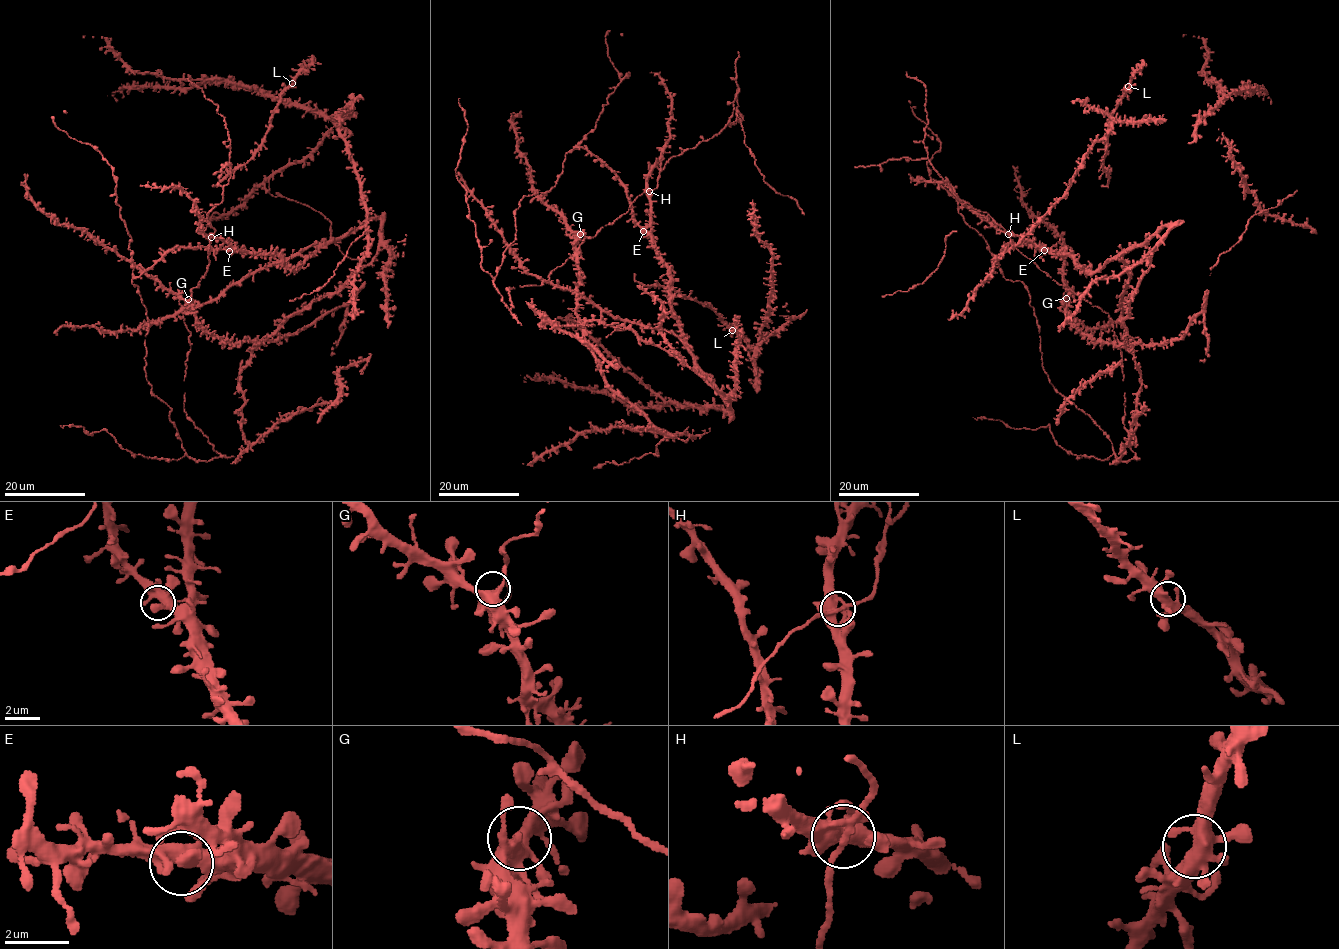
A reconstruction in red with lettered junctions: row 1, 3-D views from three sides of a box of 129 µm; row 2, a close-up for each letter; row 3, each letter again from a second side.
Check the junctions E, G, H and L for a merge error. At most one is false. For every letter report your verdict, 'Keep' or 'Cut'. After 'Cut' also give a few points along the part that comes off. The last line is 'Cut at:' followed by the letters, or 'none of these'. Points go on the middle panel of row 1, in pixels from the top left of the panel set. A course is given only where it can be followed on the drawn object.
E: Keep
G: Keep
H: Keep
L: Keep
Cut at: none of these

